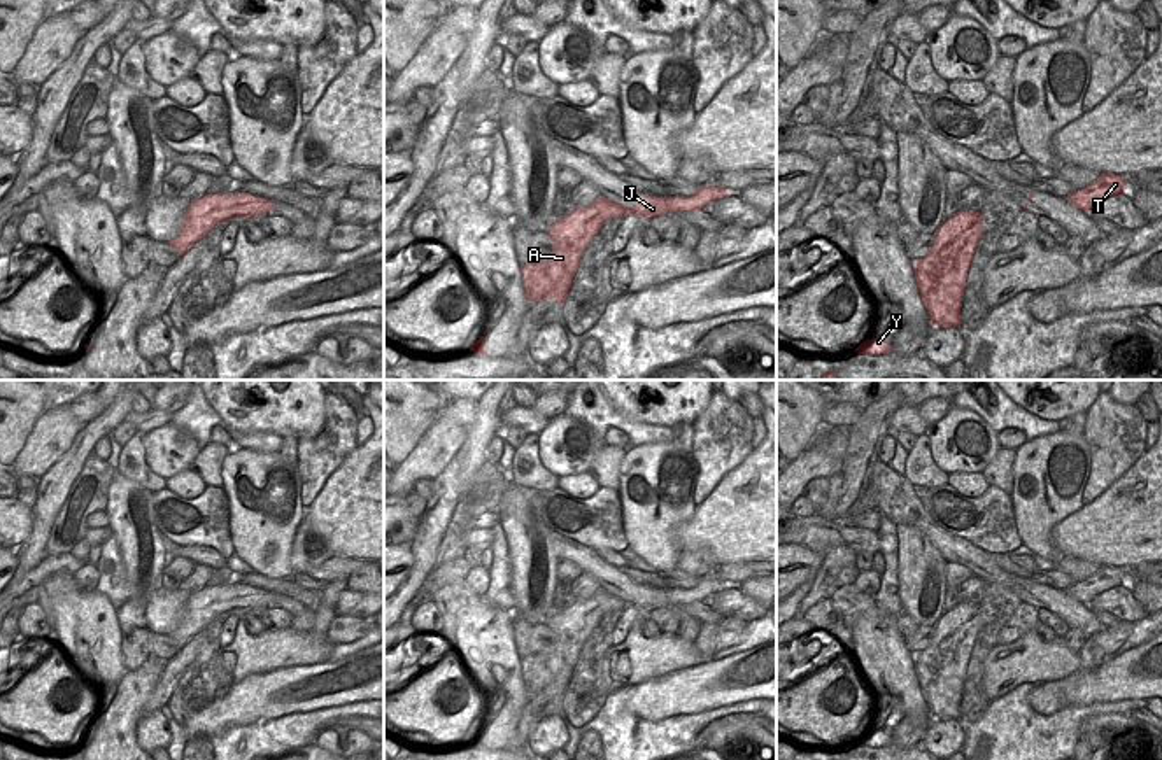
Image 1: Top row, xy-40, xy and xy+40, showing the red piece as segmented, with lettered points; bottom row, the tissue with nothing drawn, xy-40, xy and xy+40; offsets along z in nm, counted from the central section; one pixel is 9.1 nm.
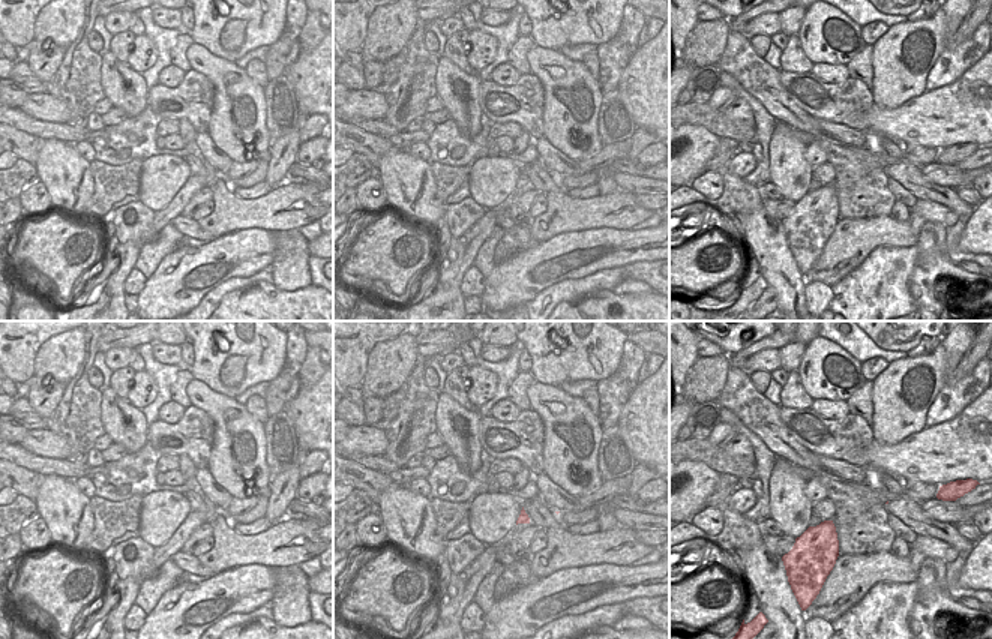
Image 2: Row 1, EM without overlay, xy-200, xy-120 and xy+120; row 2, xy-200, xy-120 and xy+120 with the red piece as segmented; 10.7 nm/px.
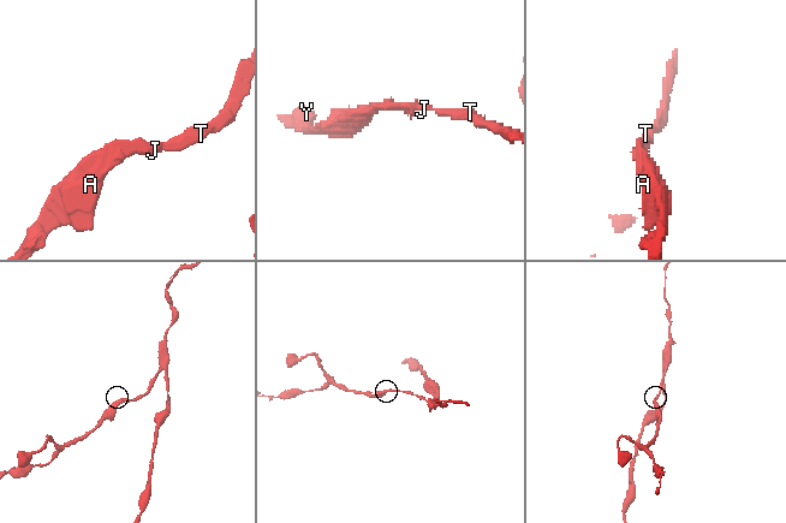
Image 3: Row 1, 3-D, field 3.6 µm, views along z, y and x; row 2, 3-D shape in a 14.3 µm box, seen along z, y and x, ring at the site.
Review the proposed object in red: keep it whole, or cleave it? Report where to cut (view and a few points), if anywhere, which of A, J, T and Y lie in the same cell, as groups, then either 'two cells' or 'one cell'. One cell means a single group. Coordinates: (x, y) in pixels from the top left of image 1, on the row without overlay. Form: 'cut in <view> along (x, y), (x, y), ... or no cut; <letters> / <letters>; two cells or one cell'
no cut; A J T Y; one cell

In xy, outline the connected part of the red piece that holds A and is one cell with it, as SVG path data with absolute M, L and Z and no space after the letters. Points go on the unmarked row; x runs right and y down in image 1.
M699 578L692 588L677 590L645 590L636 585L633 599L612 594L599 585L589 599L577 599L571 606L561 608L554 616L547 620L547 627L554 634L550 648L529 653L521 658L522 679L528 695L536 695L542 690L550 690L564 697L566 686L571 679L573 669L578 660L578 653L599 623L605 613L627 606L640 609L657 609L671 604L701 602L708 595L713 595L731 583L715 578Z

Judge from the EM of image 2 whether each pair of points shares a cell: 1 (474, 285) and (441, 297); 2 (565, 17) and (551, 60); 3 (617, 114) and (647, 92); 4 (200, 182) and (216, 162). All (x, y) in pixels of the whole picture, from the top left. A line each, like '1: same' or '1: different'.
1: different
2: different
3: different
4: different

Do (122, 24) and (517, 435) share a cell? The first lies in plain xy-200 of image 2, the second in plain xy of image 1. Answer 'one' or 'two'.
one

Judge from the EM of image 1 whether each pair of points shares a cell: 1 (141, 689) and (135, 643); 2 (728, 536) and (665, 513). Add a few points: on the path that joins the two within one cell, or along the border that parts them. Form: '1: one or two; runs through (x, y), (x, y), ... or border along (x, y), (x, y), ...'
1: two; border along (149, 655), (135, 669), (128, 671)
2: two; border along (696, 506), (694, 513), (679, 527), (680, 548)

